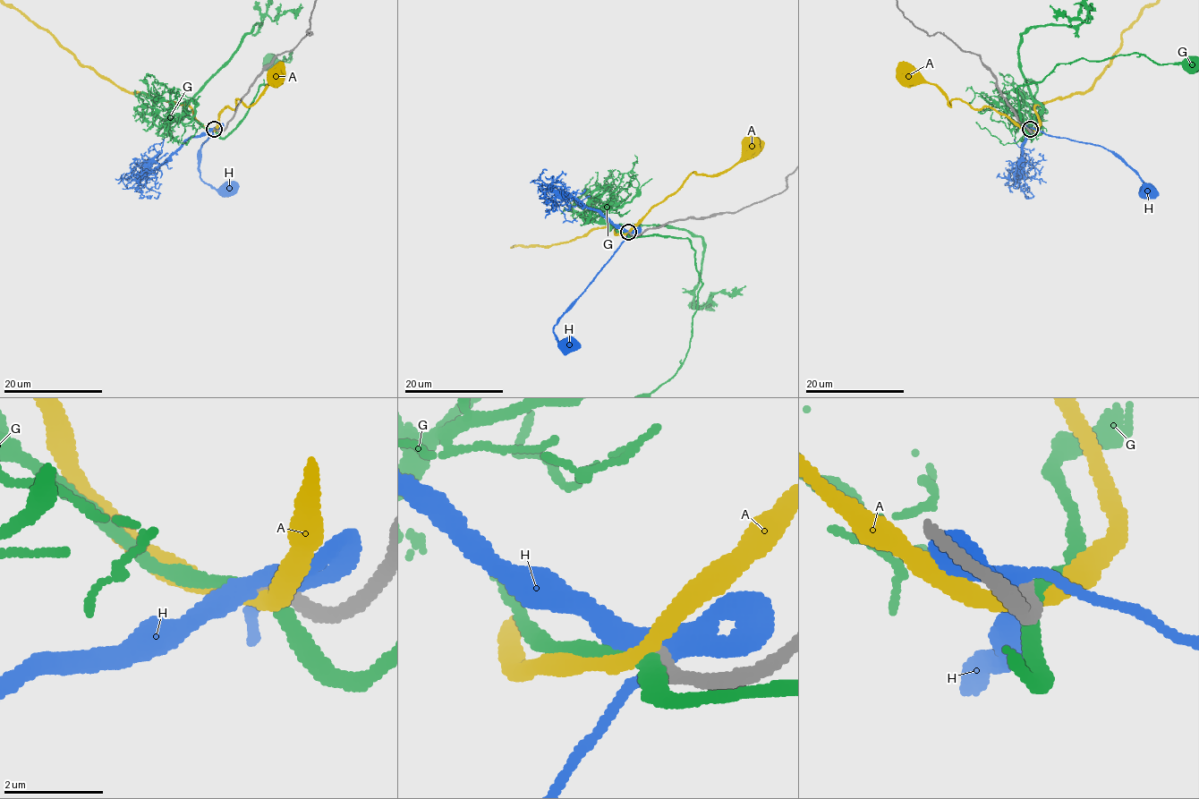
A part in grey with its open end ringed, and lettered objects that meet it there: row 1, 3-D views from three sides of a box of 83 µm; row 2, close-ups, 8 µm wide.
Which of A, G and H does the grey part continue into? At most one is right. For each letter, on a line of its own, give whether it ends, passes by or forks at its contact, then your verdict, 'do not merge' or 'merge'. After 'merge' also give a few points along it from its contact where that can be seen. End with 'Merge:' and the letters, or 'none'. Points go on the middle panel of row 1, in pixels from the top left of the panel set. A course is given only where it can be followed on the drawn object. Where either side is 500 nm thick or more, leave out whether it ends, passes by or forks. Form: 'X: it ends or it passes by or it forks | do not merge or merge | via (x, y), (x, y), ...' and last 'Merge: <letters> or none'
A: it passes by | do not merge
G: it passes by | do not merge
H: it forks | merge | via (629, 233), (553, 329), (558, 341), (563, 344), (567, 344)
Merge: H

